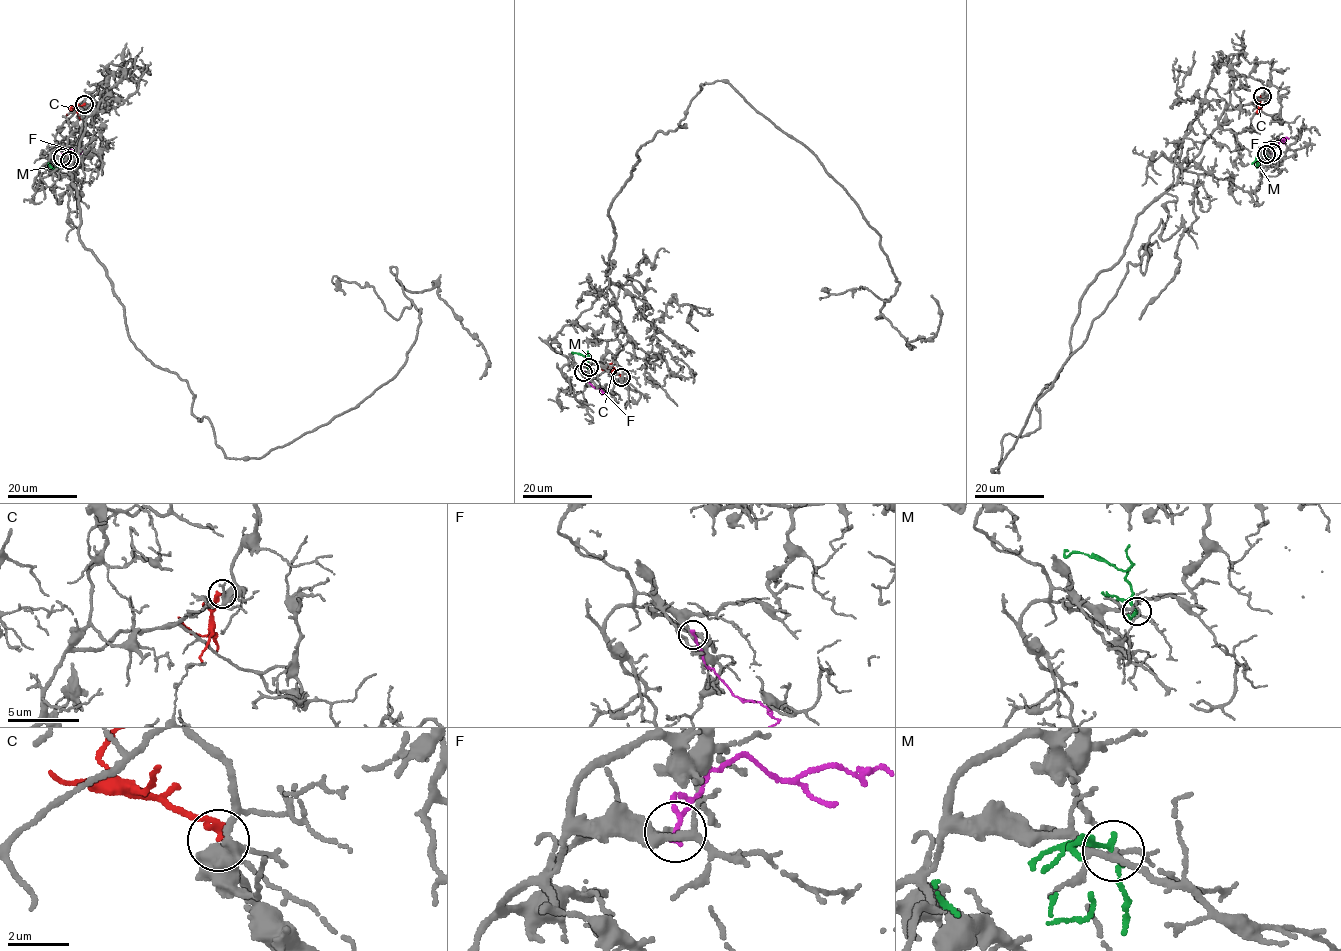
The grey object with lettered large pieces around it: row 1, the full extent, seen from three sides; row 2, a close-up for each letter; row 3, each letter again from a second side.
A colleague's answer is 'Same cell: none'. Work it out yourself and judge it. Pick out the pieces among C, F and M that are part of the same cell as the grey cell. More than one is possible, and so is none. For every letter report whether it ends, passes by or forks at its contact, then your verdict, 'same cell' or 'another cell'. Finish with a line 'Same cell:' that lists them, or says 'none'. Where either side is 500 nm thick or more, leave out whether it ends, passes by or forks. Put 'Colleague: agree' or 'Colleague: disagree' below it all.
C: it ends | another cell
F: it ends | another cell
M: it forks | another cell
Same cell: none
Colleague: agree

